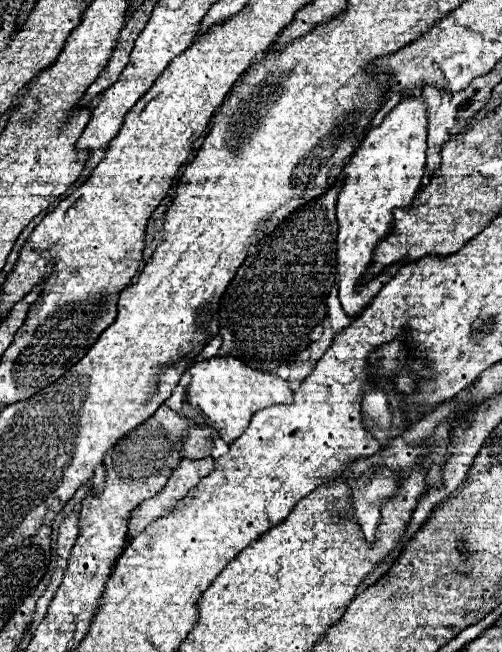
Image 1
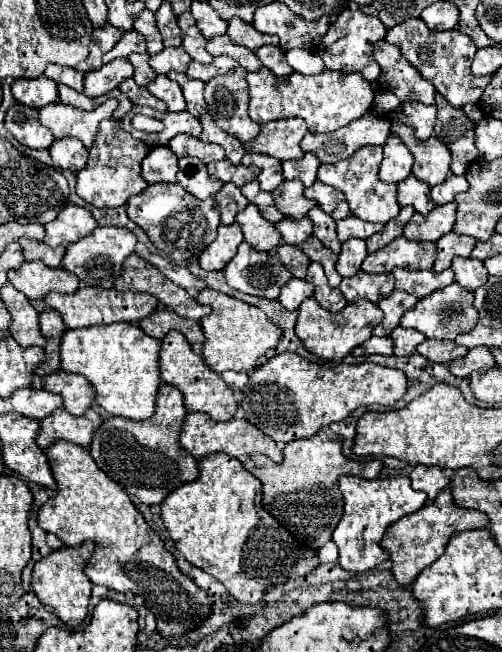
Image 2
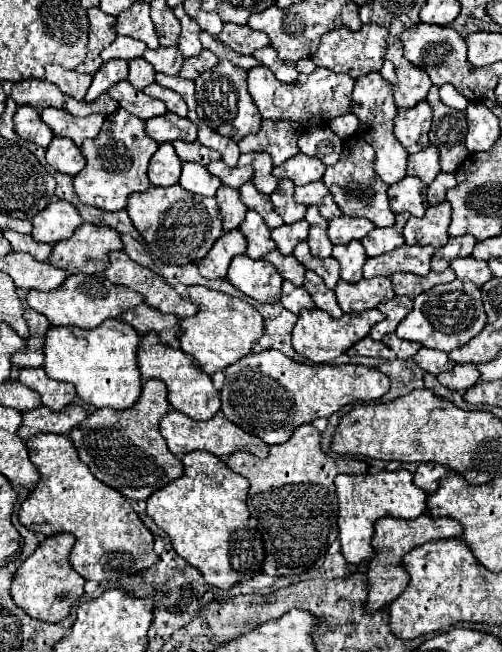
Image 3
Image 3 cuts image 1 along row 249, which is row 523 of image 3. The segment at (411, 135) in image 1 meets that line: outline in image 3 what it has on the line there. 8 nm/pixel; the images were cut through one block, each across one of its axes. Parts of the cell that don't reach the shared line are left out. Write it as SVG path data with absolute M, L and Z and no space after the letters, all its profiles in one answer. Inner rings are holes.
M382 470L380 474L362 474L362 476L348 476L338 474L336 480L336 494L338 494L338 538L342 544L342 556L348 564L362 564L370 562L374 556L372 536L376 520L384 516L394 518L418 518L426 510L426 494L418 490L412 482L412 474L408 470Z

